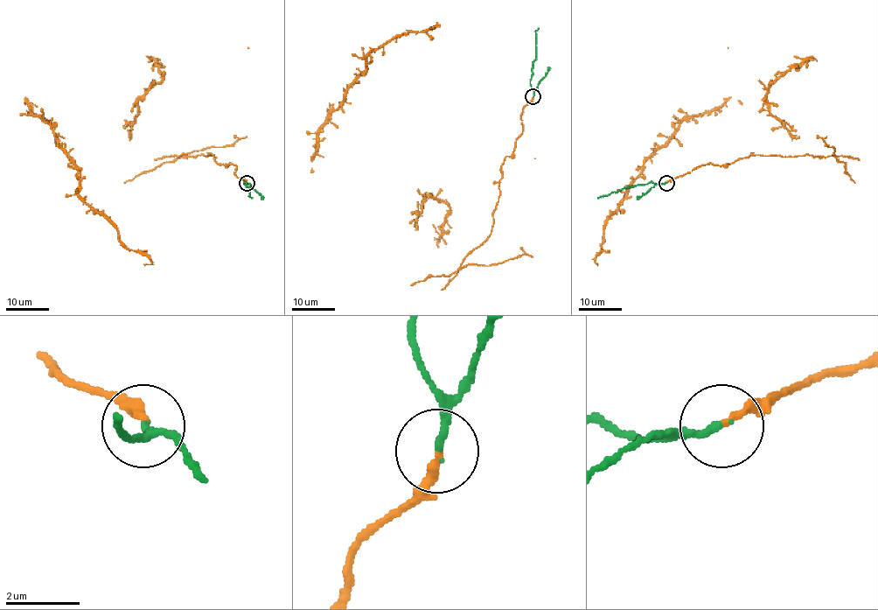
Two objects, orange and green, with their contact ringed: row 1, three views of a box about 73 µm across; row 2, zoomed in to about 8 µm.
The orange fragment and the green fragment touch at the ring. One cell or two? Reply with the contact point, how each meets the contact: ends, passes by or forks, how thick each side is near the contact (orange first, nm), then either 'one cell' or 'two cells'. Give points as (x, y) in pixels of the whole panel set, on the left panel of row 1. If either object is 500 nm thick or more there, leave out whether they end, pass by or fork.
(247, 183) | orange ends | green ends | 200/200 nm | one cell

